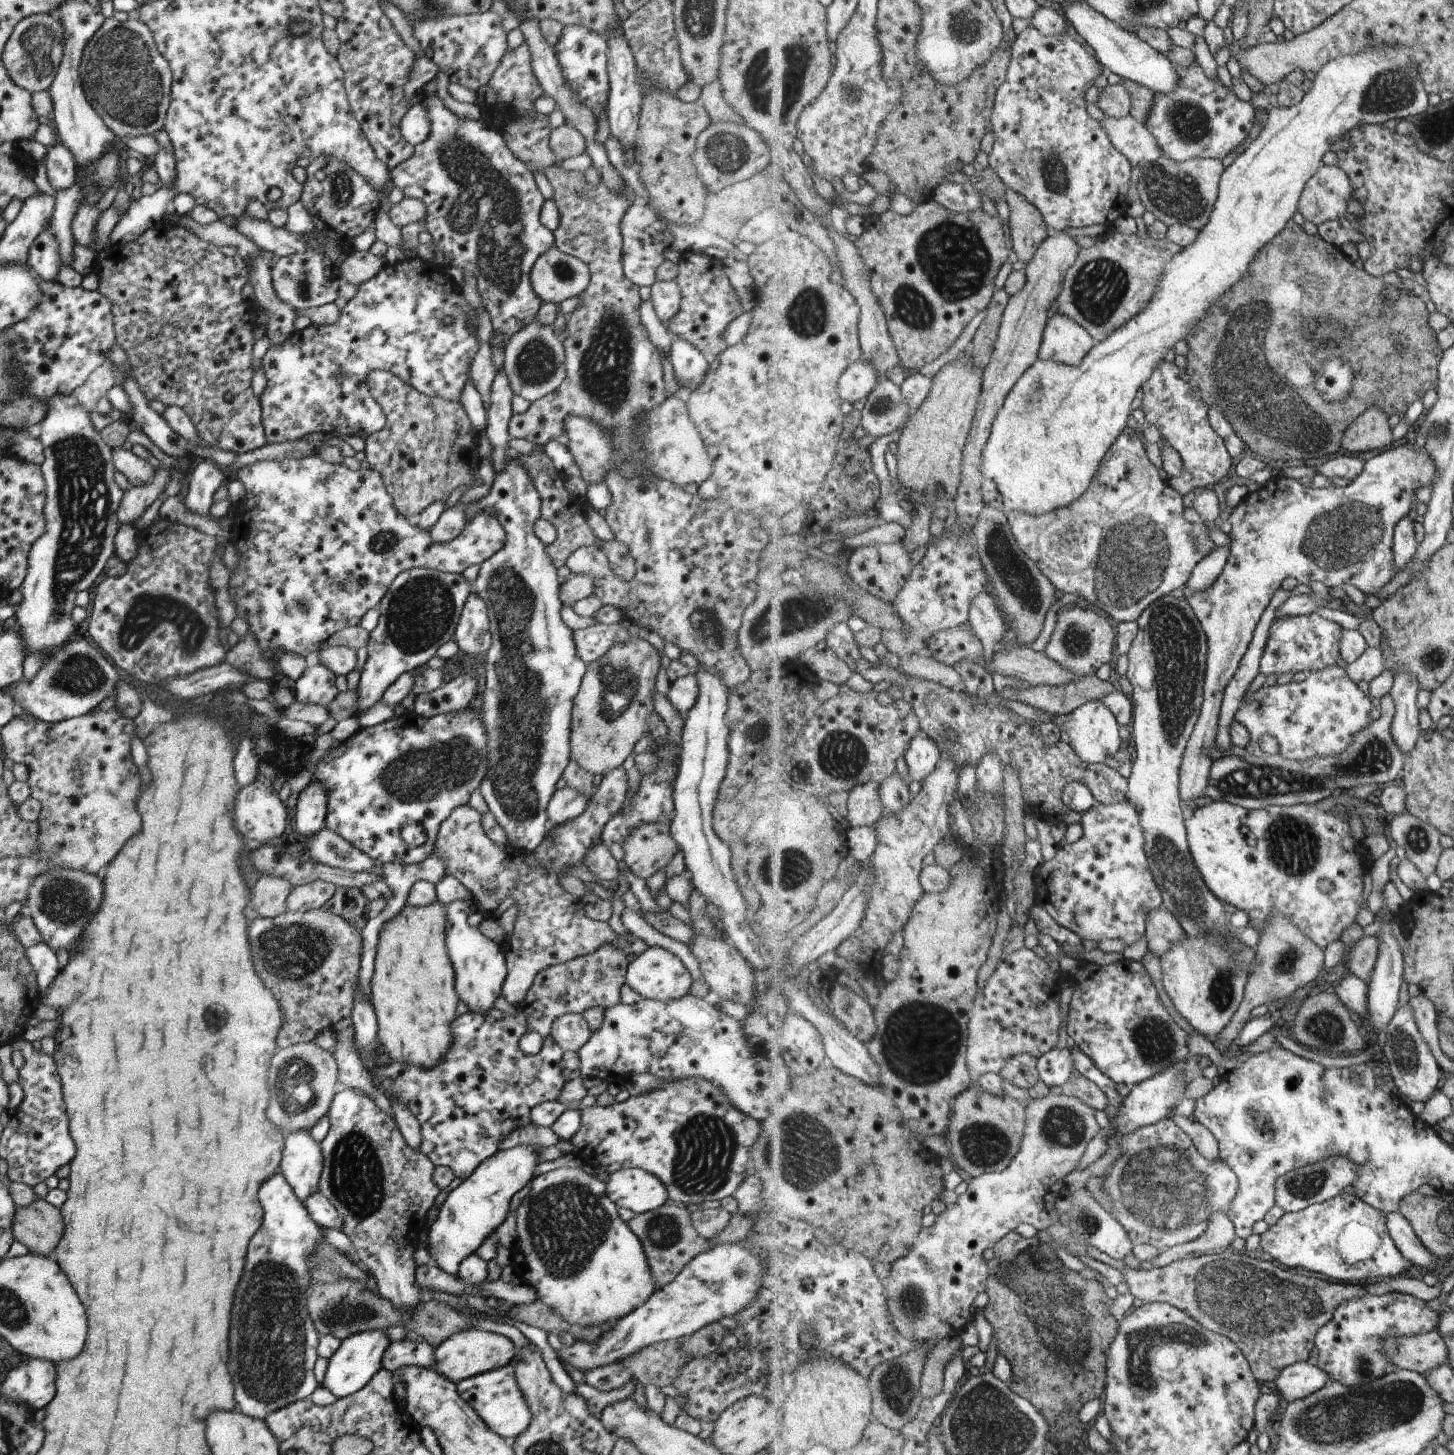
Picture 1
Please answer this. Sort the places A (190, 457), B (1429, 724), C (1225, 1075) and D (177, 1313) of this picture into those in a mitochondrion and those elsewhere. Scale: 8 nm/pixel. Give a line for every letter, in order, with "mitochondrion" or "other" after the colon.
A: other
B: other
C: other
D: other

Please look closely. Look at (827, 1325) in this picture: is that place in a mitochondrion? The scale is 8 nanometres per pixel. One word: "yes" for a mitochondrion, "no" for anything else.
yes

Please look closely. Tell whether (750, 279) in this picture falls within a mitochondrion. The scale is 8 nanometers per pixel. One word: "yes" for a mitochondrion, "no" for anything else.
no

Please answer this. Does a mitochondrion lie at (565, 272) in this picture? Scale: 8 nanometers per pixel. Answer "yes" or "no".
yes

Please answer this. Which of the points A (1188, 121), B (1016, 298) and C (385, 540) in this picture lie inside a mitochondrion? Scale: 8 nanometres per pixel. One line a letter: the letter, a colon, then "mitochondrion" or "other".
A: mitochondrion
B: other
C: mitochondrion

